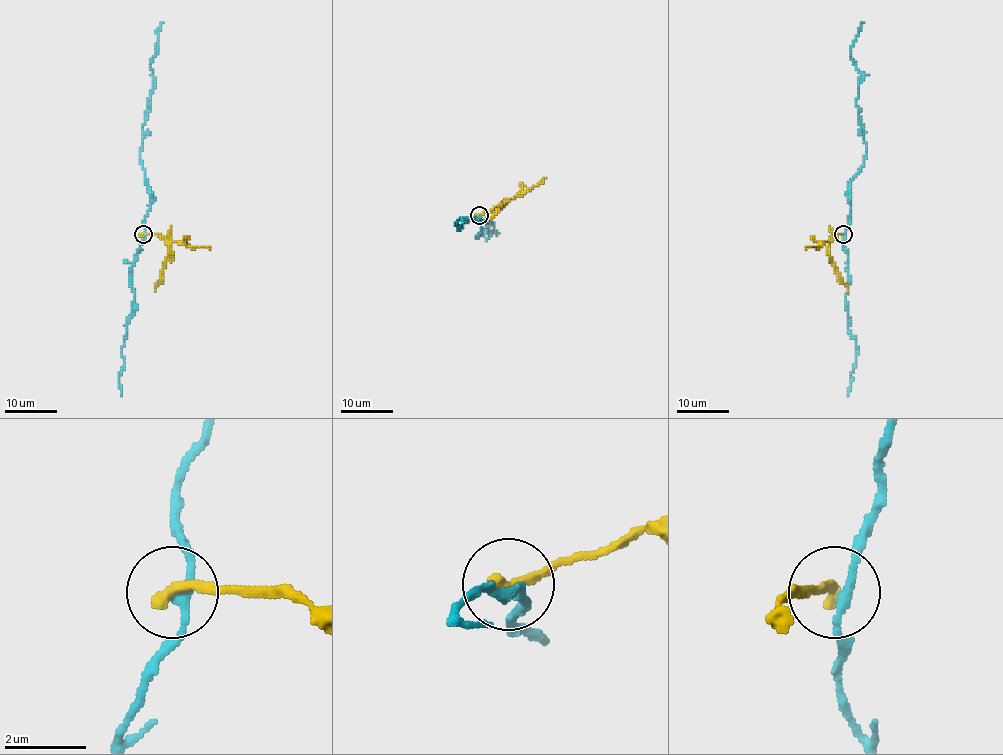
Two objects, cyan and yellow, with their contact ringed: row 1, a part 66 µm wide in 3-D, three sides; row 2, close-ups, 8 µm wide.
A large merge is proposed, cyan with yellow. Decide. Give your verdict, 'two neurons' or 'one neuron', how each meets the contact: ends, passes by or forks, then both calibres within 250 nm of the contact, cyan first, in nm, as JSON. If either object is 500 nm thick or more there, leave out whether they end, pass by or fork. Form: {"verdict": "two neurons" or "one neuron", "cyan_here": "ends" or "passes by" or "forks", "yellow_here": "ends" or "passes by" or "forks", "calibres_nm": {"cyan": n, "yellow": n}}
{"verdict": "two neurons", "cyan_here": "passes by", "yellow_here": "ends", "calibres_nm": {"cyan": 200, "yellow": 320}}

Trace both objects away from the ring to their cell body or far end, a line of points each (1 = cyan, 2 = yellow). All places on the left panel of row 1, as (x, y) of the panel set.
1: (143, 234), (150, 189), (140, 164), (140, 151), (153, 75), (150, 62), (154, 55), (157, 29), (162, 23)
2: (143, 234), (158, 234), (169, 243), (169, 259), (154, 290)

